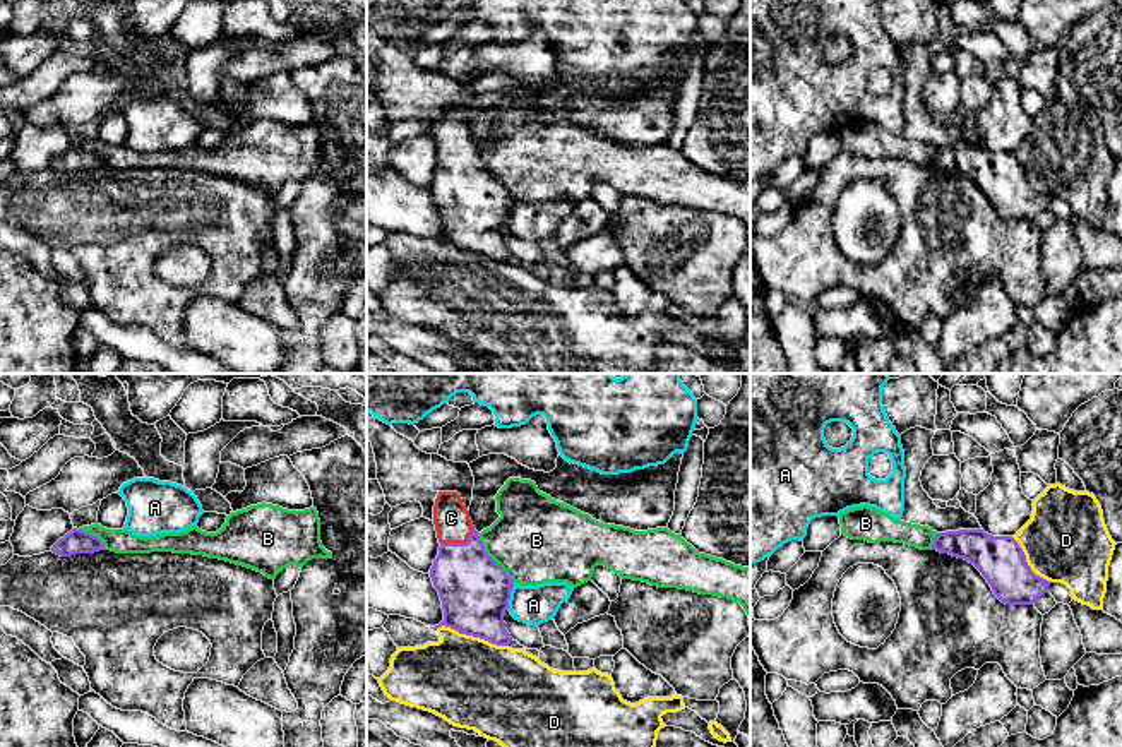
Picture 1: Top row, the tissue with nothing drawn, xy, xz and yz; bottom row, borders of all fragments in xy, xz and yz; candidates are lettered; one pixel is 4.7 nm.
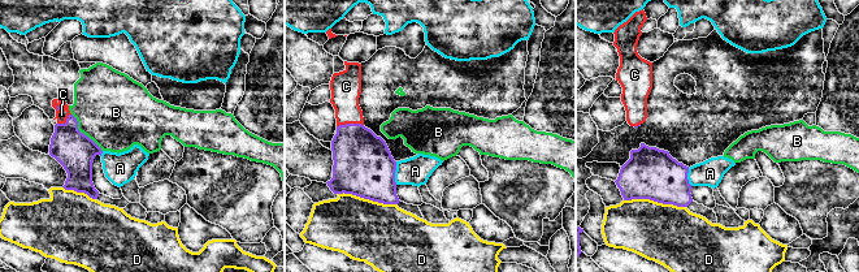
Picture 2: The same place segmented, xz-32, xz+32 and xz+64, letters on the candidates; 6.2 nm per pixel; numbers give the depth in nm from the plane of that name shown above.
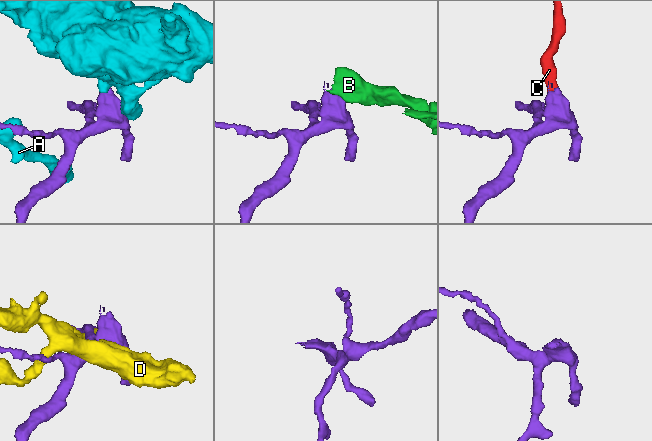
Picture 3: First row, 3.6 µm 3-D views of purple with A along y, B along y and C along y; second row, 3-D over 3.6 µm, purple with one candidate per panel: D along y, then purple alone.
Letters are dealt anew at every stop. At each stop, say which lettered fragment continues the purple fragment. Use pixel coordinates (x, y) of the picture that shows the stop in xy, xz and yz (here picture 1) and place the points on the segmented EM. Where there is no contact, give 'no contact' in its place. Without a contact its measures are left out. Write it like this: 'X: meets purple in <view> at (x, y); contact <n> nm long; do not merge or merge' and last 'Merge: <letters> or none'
A: meets purple in xz at (509, 597); contact 130 nm long; do not merge
B: meets purple in xz at (492, 559); contact 300 nm long; do not merge
C: meets purple in xz at (458, 543); contact 180 nm long; merge
D: meets purple in xz at (471, 634); contact 360 nm long; do not merge
Merge: C

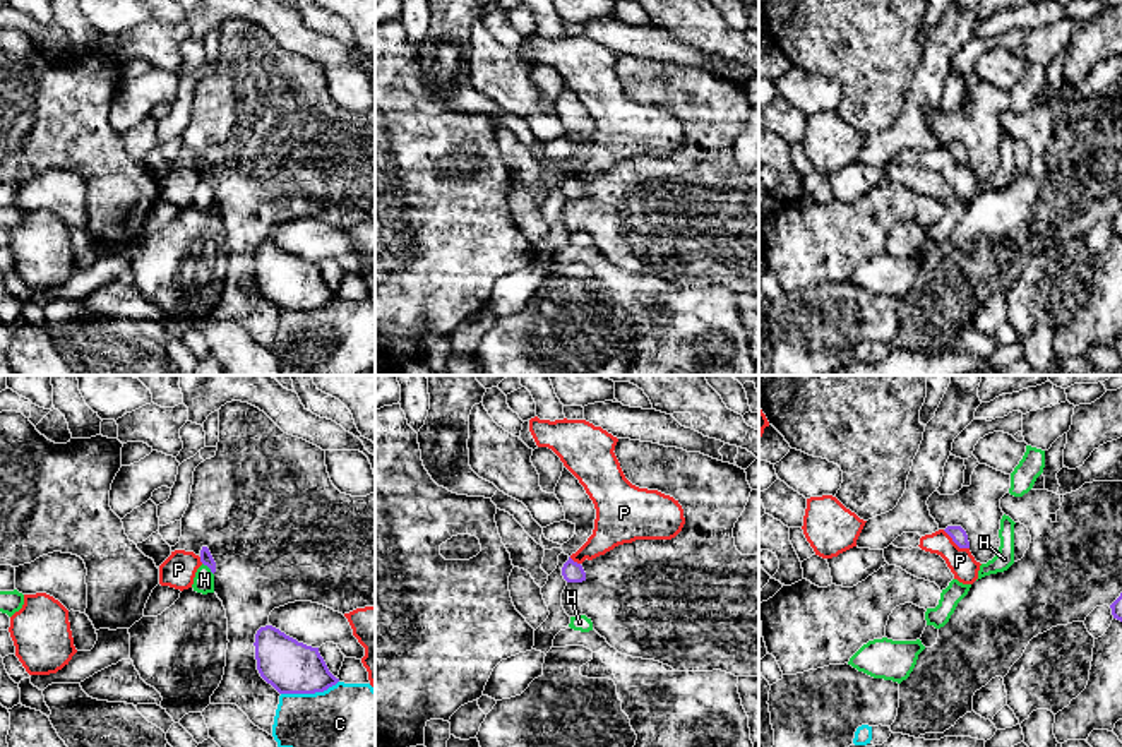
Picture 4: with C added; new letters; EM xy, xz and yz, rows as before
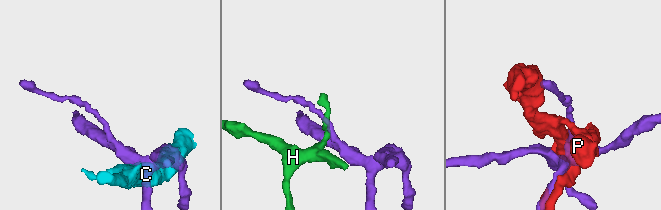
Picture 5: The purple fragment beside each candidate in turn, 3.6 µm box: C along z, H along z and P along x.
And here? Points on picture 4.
C: meets purple in xy at (309, 693); contact 280 nm long; do not merge
H: meets purple in xy at (209, 567); contact 80 nm long; do not merge
P: meets purple in yz at (956, 543); contact 160 nm long; do not merge
Merge: none

